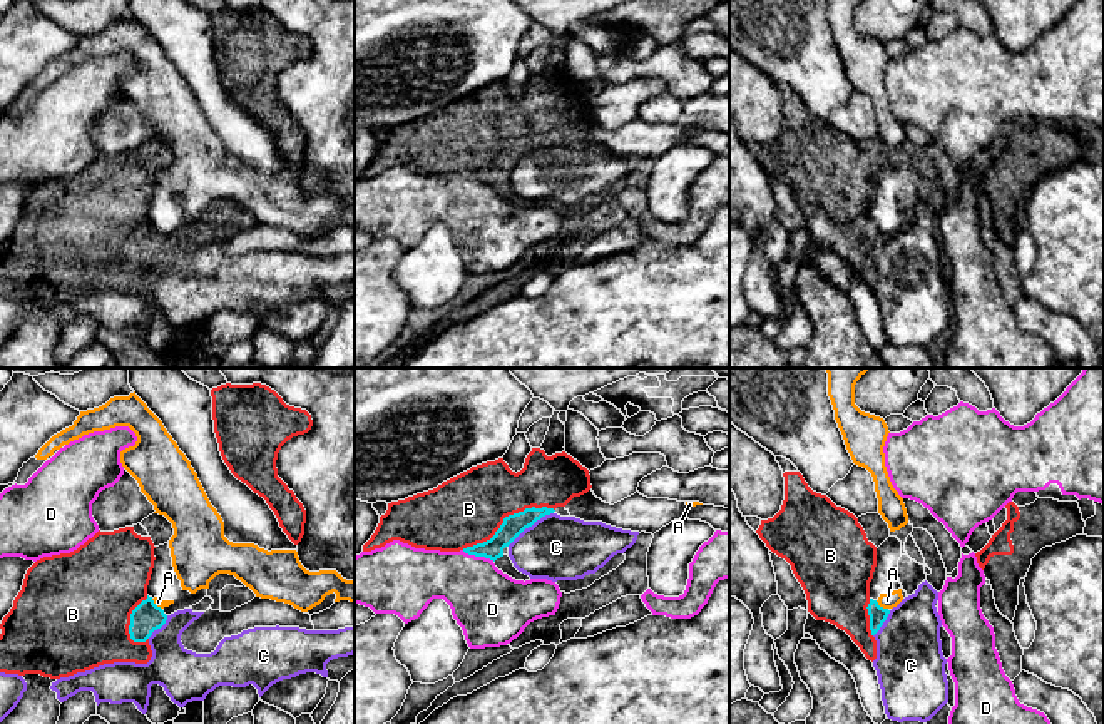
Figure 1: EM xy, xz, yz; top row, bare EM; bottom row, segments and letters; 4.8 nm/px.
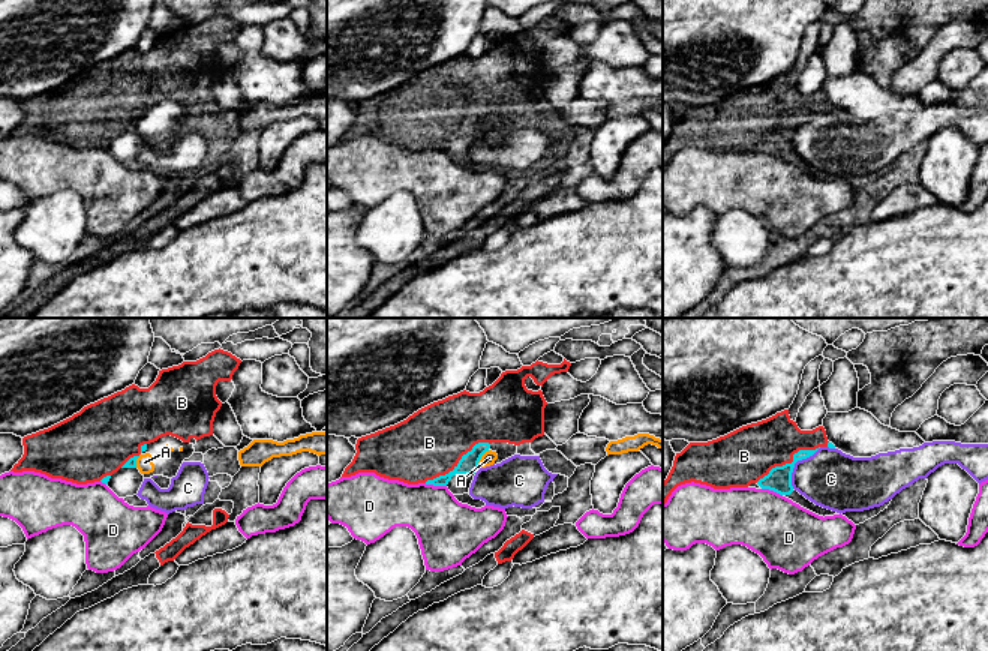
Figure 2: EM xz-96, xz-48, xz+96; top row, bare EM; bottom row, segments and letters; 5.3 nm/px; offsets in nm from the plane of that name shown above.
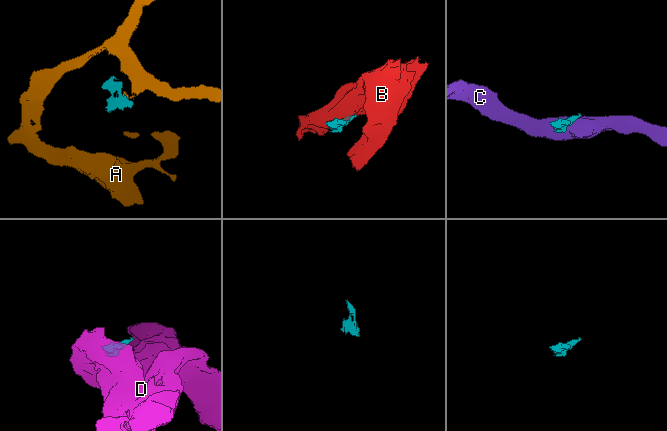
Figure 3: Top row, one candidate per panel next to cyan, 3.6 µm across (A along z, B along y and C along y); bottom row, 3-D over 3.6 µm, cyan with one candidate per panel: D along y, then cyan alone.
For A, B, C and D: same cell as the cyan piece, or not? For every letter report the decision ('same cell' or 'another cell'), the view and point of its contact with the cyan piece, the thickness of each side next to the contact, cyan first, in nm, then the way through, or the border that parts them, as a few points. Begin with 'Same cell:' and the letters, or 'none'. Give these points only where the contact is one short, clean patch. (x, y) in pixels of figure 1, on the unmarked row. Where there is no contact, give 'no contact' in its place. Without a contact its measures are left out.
Same cell: B
A: another cell; contact yz (882, 233); calibres 80 and 80 nm; border yz (875, 226), (887, 234)
B: same cell; contact xz (506, 142); calibres 100 and 340 nm
C: another cell; contact xz (529, 151); calibres 100 and 300 nm; border xz (552, 137), (526, 152), (507, 171)
D: another cell; contact xz (479, 181); calibres 100 and 340 nm

